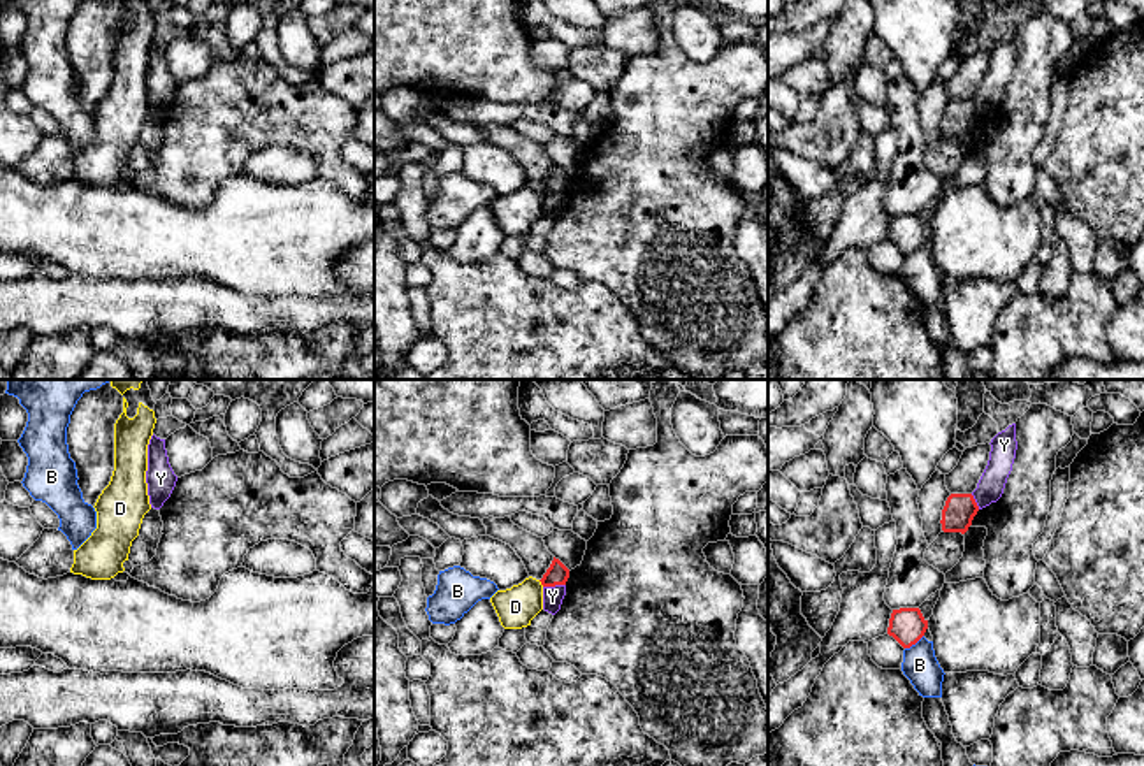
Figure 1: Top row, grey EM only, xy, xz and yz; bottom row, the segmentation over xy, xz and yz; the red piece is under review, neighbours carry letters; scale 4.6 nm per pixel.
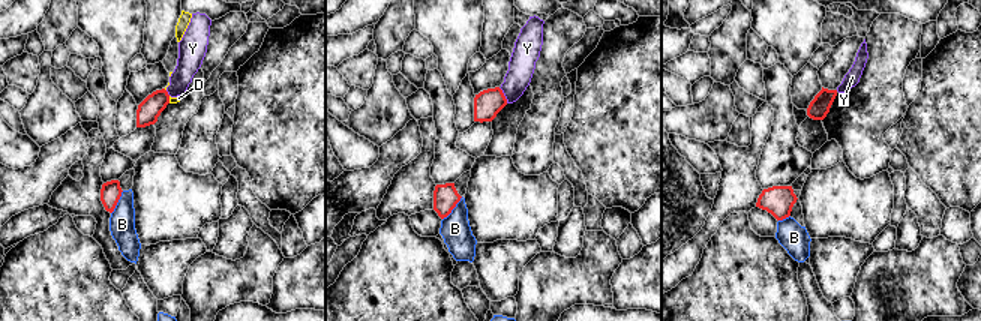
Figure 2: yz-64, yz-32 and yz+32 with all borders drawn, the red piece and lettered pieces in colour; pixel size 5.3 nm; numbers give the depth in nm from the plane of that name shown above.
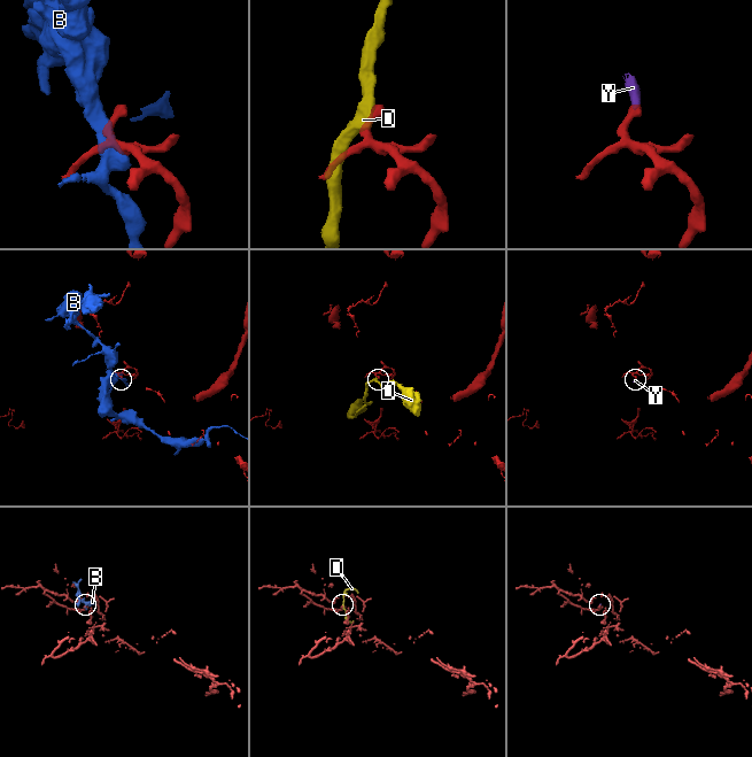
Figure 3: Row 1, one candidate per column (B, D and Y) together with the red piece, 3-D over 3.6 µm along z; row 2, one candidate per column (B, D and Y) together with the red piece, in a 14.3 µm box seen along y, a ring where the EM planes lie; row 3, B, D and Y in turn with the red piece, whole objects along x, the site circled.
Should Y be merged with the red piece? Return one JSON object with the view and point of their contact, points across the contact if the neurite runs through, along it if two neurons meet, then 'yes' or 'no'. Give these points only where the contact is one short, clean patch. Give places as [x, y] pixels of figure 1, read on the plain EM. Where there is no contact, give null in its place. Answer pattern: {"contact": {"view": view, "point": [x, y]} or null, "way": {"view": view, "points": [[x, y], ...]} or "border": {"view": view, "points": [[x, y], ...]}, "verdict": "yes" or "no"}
{"contact": {"view": "xz", "point": [554, 192]}, "border": {"view": "xz", "points": [[564, 190], [543, 194]]}, "verdict": "no"}

